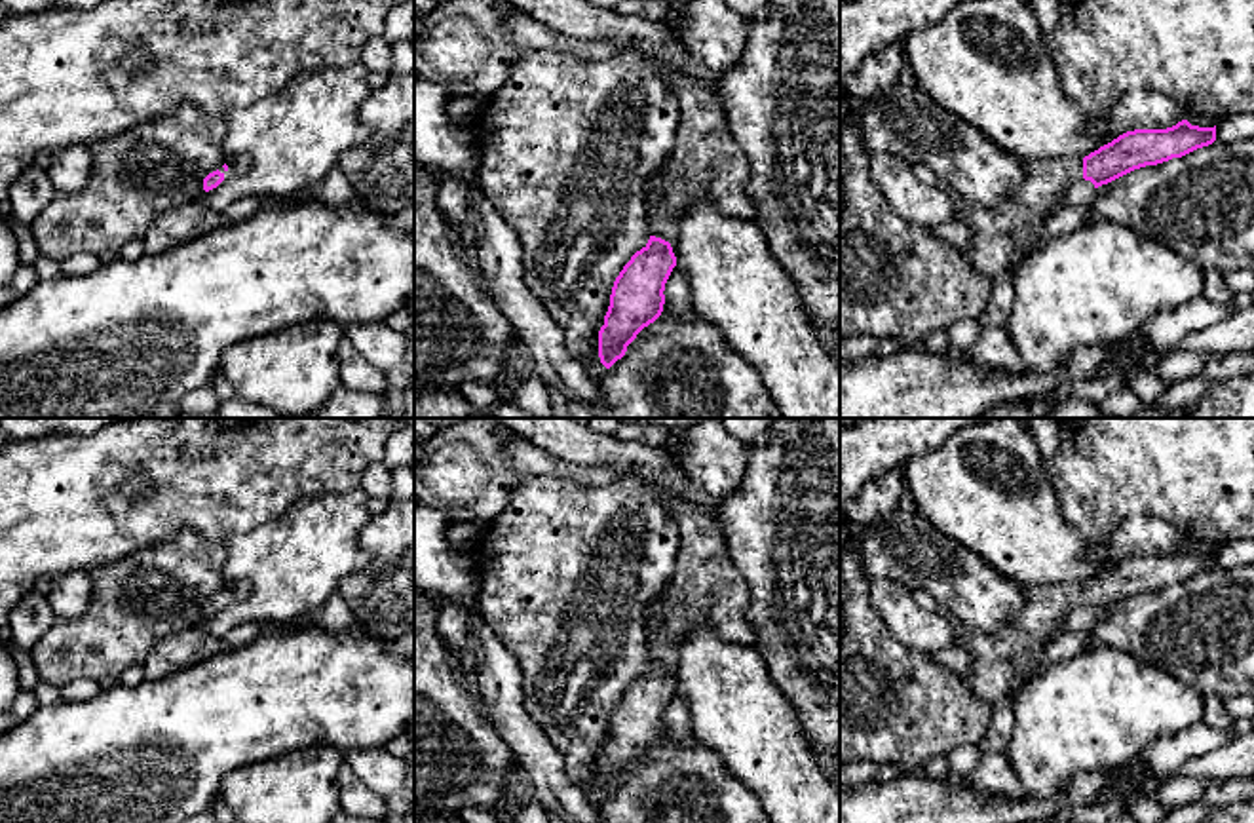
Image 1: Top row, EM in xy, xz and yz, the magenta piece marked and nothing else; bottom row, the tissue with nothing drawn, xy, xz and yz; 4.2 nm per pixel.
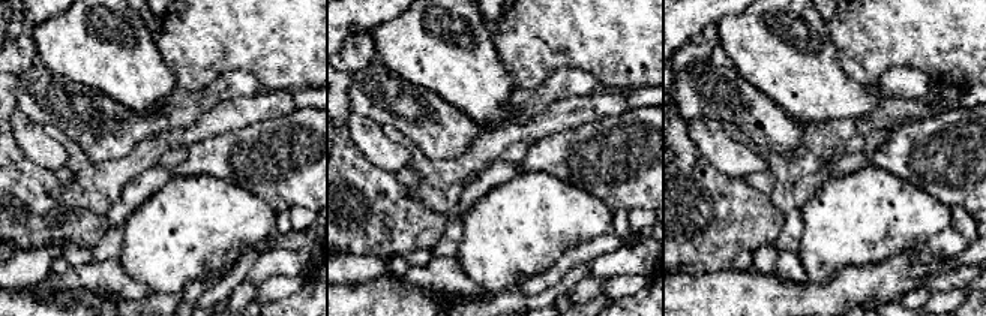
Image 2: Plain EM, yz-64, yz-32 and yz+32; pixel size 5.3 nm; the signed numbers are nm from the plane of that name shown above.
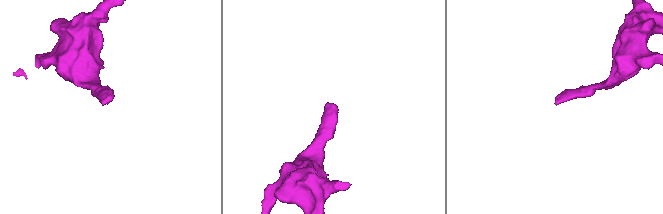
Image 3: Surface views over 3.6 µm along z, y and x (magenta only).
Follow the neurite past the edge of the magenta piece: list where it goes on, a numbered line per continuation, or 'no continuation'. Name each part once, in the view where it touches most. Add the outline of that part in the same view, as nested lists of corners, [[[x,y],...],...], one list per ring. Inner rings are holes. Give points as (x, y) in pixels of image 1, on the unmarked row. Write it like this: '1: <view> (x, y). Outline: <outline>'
1: xy (238, 592). Outline: [[[234,582],[234,584],[226,584],[218,597],[224,601],[224,604],[234,604],[234,603],[243,603],[249,595],[249,584],[245,582]]]

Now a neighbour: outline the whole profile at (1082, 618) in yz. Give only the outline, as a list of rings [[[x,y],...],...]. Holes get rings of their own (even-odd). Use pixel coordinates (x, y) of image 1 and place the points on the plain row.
[[[1081,604],[1066,620],[1064,631],[1085,631],[1085,629],[1091,629],[1092,623],[1094,623],[1094,618],[1096,618],[1094,610],[1091,606]]]

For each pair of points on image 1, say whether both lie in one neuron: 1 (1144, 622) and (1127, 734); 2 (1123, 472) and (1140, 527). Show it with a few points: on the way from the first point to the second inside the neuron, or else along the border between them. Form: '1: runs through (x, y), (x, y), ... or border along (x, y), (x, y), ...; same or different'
1: border along (1095, 647), (1118, 647), (1178, 679); different
2: border along (1178, 531), (1163, 519), (1129, 516), (1102, 544); different

